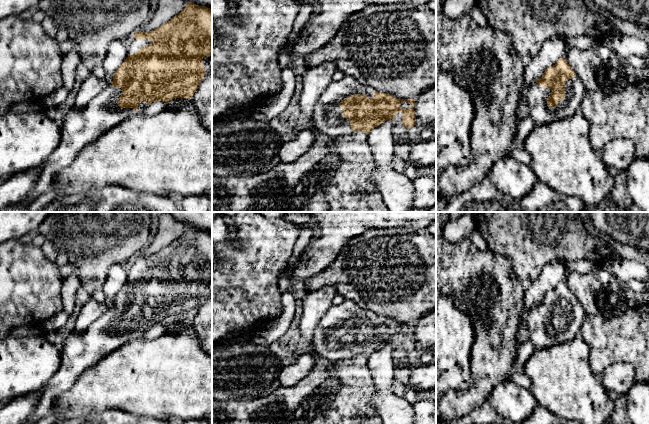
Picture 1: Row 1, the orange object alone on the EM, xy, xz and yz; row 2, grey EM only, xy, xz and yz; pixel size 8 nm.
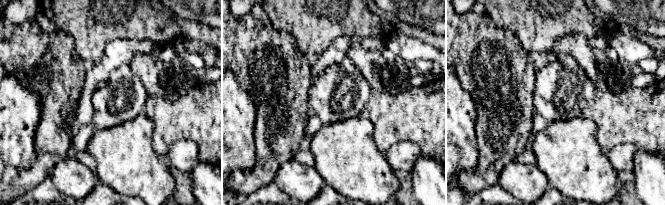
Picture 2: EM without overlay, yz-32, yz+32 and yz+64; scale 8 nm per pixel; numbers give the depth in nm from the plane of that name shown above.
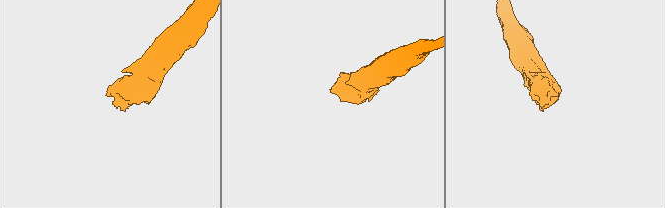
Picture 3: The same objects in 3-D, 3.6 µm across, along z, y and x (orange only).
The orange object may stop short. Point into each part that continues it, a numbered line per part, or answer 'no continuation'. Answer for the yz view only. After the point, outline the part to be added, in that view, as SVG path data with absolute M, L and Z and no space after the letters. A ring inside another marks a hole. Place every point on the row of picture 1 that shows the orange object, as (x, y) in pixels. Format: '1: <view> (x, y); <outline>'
1: yz (536, 95); M576 75L565 83L565 98L556 107L548 107L547 98L551 95L551 89L539 86L536 81L532 82L526 98L535 126L573 116L580 110L585 92L582 81Z

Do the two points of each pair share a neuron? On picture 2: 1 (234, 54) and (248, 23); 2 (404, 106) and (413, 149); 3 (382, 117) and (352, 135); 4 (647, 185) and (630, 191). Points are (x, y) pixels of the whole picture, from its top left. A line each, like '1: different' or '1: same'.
1: same
2: different
3: different
4: different

